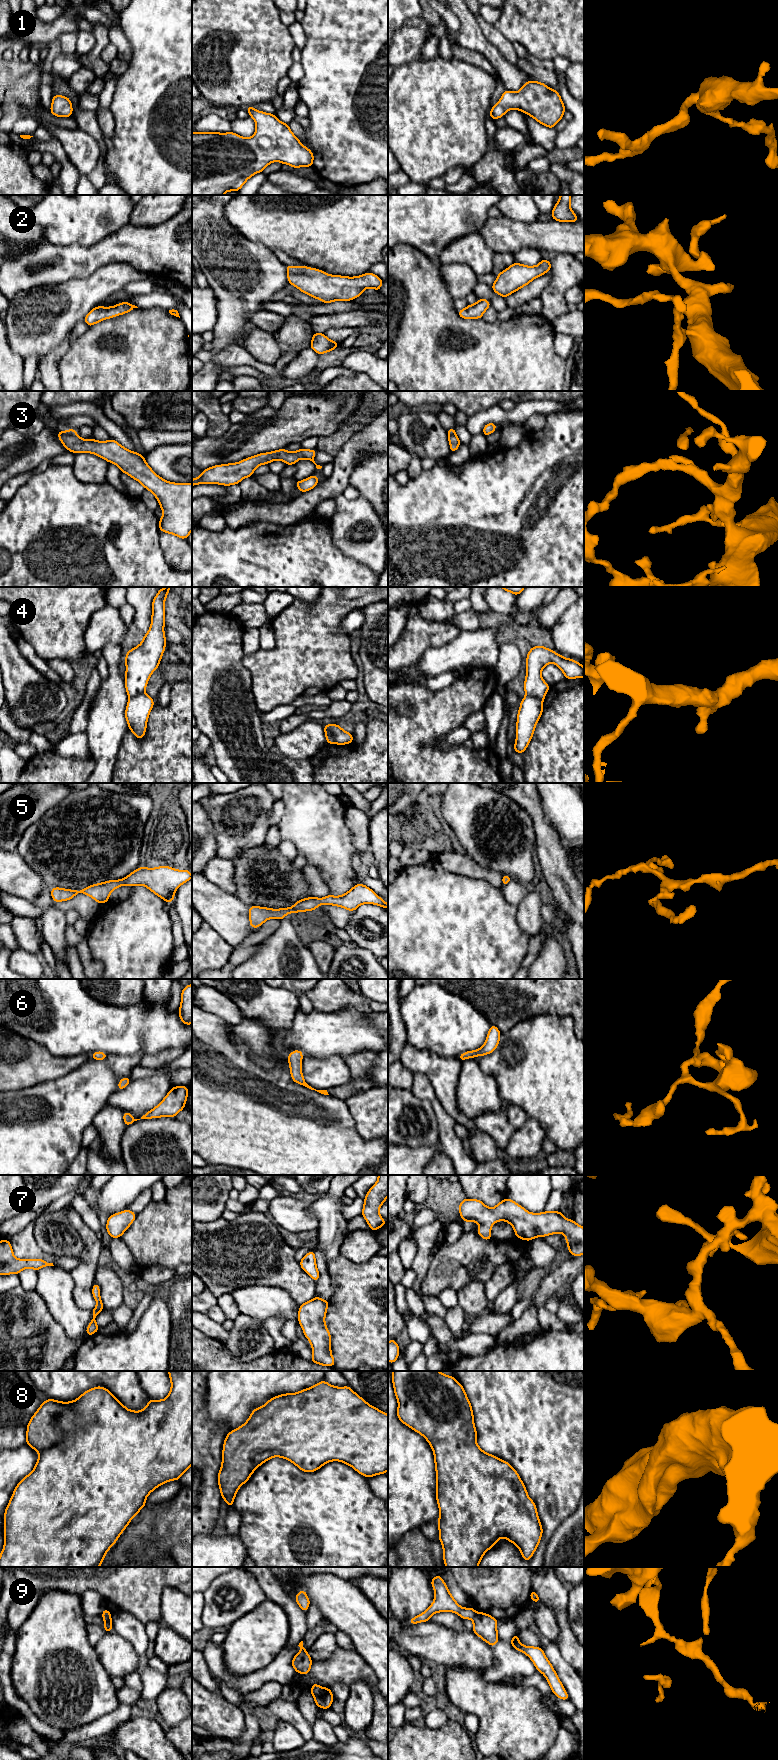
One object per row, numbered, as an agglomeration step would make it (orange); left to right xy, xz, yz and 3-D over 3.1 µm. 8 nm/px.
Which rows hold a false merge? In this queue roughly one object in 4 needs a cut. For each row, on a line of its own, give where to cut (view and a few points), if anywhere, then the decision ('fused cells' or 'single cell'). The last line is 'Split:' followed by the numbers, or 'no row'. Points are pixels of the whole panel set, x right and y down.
1: cut none; single cell
2: cut none; single cell
3: cut none; single cell
4: cut xz (324, 726), (336, 743); fused cells
5: cut none; single cell
6: cut none; single cell
7: cut none; single cell
8: cut none; single cell
9: cut yz (476, 1612), (471, 1618); fused cells
Split: 4, 9

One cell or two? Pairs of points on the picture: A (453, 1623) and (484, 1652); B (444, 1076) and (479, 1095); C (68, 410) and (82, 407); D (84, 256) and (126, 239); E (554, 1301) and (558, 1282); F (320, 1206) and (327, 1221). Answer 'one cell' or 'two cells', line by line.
A: two cells
B: two cells
C: one cell
D: one cell
E: two cells
F: one cell

